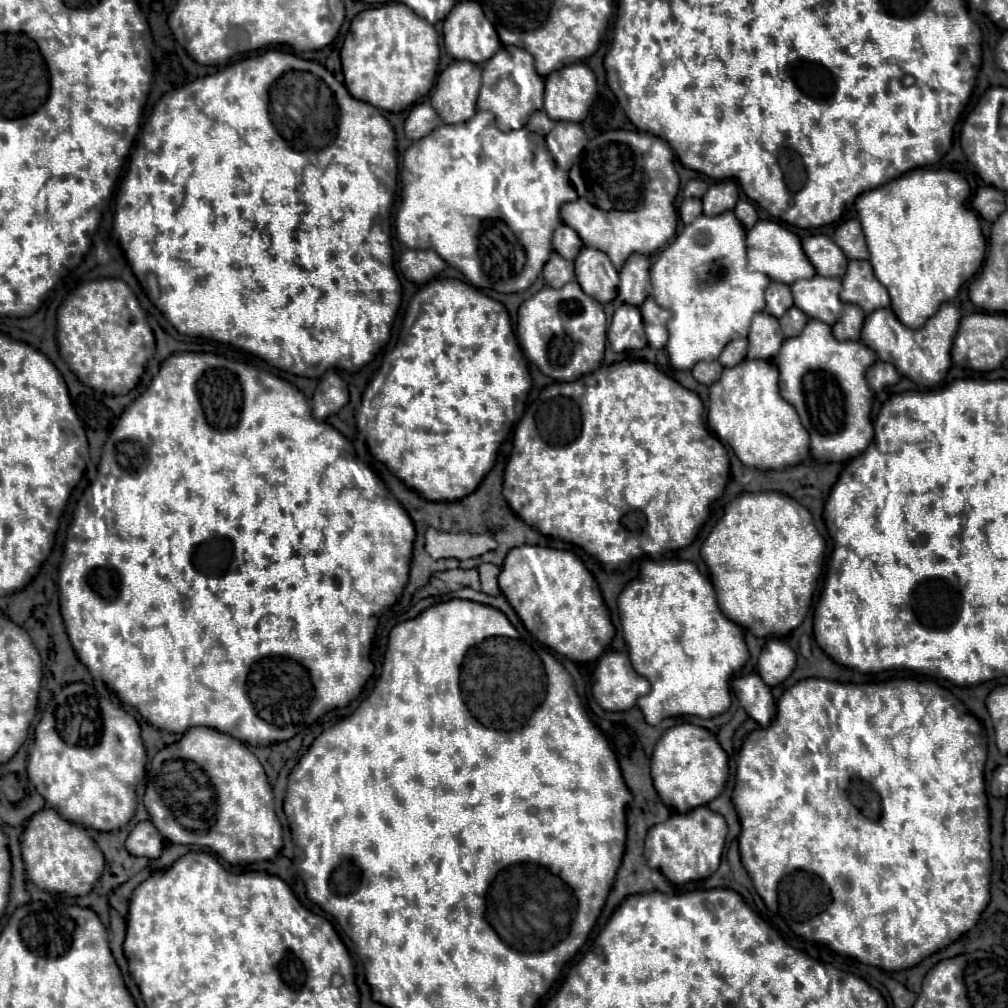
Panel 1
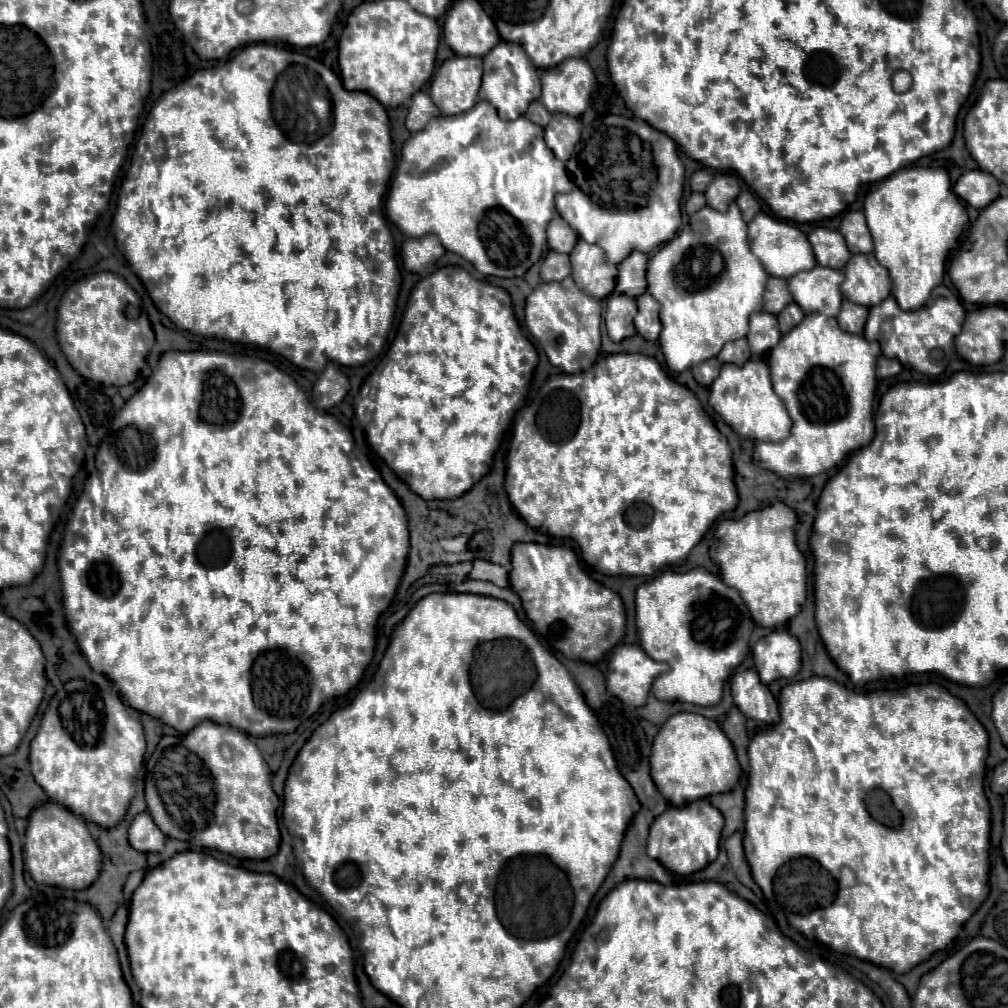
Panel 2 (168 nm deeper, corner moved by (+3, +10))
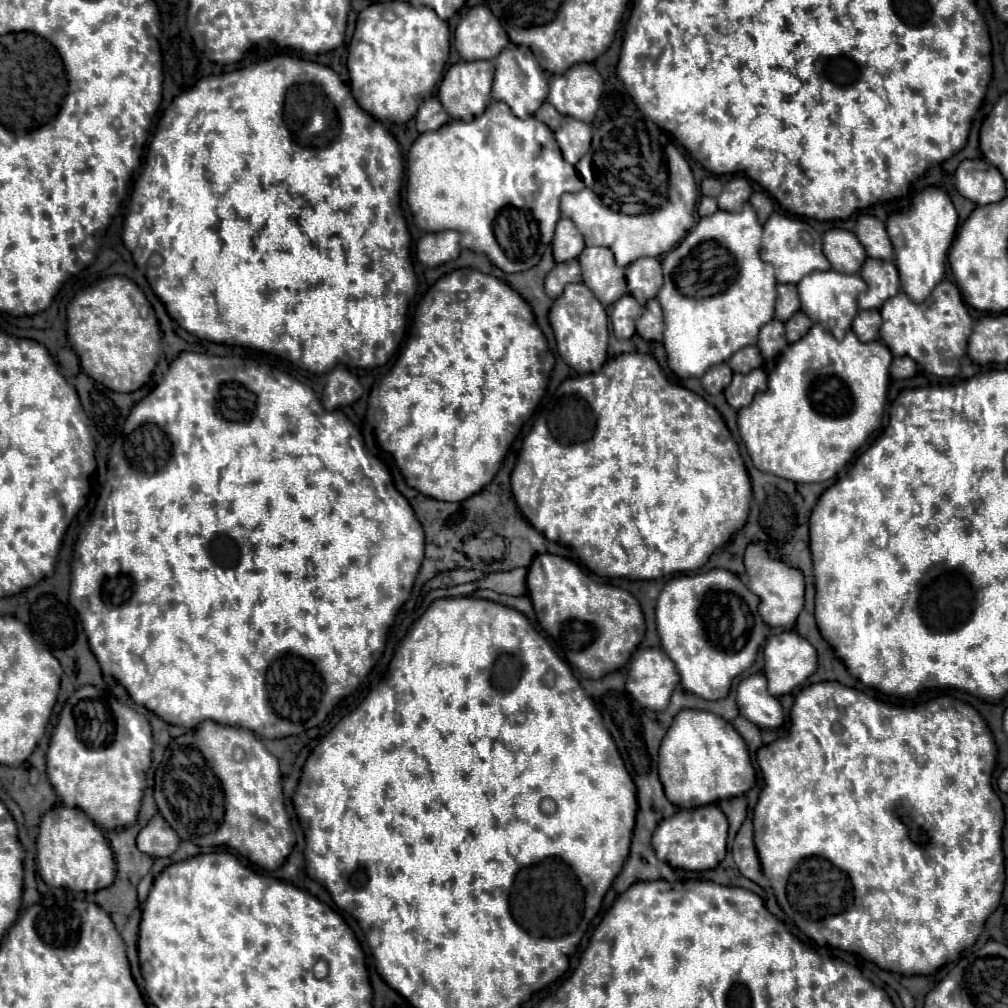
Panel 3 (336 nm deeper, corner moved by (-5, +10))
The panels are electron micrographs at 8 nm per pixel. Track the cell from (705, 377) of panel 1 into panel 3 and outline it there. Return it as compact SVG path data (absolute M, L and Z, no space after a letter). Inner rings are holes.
M719 363L719 365L713 365L703 377L701 377L701 383L703 383L703 389L707 393L713 393L713 395L719 395L729 383L731 383L731 377L733 377L733 371L729 369L727 363Z

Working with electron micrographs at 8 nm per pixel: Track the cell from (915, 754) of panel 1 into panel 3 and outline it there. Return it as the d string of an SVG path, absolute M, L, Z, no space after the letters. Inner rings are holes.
M837 681L807 685L797 693L791 707L789 735L759 749L757 763L765 779L765 789L761 791L753 811L755 847L759 853L759 861L765 877L775 891L779 907L797 927L801 927L801 931L809 939L819 945L857 953L863 959L873 961L881 969L901 975L933 975L941 965L955 961L963 949L971 947L977 941L985 919L999 907L1003 893L1005 867L1001 831L1005 813L1003 803L991 785L991 775L995 767L995 741L985 719L975 707L949 695L937 697L925 709L895 707L871 699L865 693L845 687Z

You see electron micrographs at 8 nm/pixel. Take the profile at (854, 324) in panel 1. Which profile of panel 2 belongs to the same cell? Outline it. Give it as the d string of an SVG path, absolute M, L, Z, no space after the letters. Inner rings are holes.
M843 301L843 307L841 307L841 313L837 317L839 321L839 327L847 333L857 333L861 335L863 333L863 321L867 319L867 313L869 309L863 307L863 305L857 305L853 301Z

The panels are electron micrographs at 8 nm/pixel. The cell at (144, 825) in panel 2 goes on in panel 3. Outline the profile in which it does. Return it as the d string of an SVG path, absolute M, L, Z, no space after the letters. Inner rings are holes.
M155 815L137 837L139 851L151 857L171 857L179 847L179 835L161 815Z

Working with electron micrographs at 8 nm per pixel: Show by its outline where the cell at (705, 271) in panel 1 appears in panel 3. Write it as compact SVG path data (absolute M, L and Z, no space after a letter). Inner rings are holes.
M745 203L739 213L717 211L711 217L701 217L697 227L693 227L685 239L665 255L665 283L659 289L657 301L661 303L665 315L663 345L667 351L667 363L679 379L703 377L709 367L727 361L735 351L747 345L757 345L759 329L773 319L777 281L773 265L761 261L759 257L761 233L763 227L757 221L755 209Z

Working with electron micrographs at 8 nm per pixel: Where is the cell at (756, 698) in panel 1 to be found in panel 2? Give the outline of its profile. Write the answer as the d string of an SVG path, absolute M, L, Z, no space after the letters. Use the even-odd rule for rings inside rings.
M747 669L741 673L735 673L731 677L731 693L735 705L745 713L749 719L757 719L763 723L775 723L779 721L779 711L777 711L777 701L759 681L759 675L755 669Z

